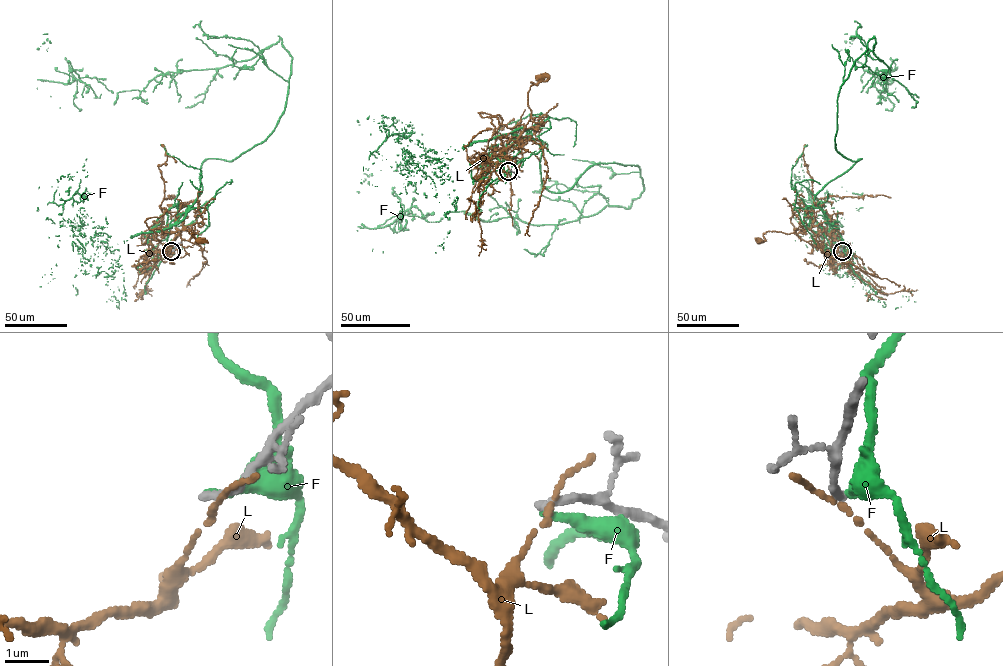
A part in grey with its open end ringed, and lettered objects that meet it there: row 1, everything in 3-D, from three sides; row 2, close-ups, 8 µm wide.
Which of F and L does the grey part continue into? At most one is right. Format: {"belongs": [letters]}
{"belongs": []}

